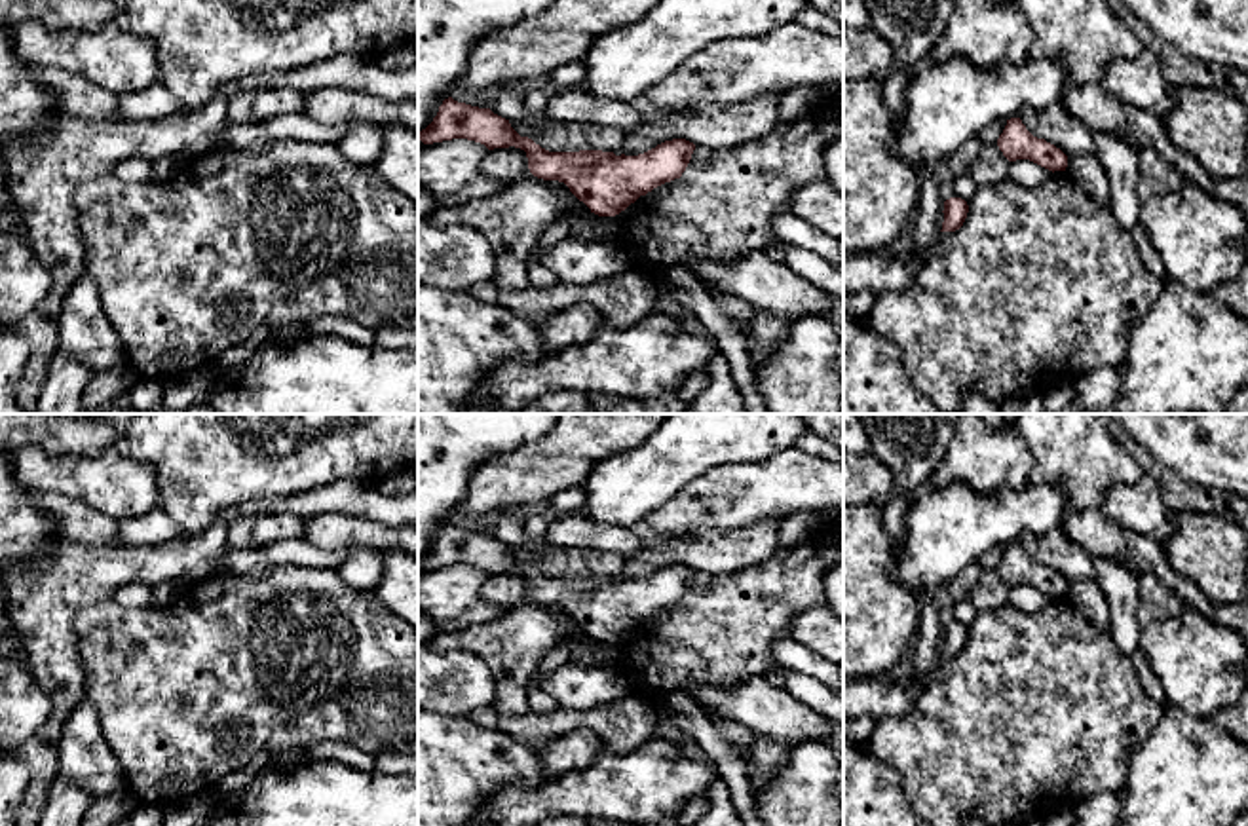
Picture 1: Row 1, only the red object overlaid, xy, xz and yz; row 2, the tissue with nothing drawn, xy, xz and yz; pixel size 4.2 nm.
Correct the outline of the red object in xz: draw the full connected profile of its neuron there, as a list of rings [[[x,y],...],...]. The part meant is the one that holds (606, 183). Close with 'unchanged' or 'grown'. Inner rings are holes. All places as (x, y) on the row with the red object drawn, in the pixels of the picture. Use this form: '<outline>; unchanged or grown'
[[[444,99],[433,122],[418,131],[424,144],[467,139],[494,148],[520,148],[528,169],[543,180],[564,182],[570,192],[598,216],[615,216],[653,188],[680,178],[695,144],[672,139],[638,156],[615,156],[602,150],[549,152],[520,137],[509,120],[490,108]]]; unchanged

